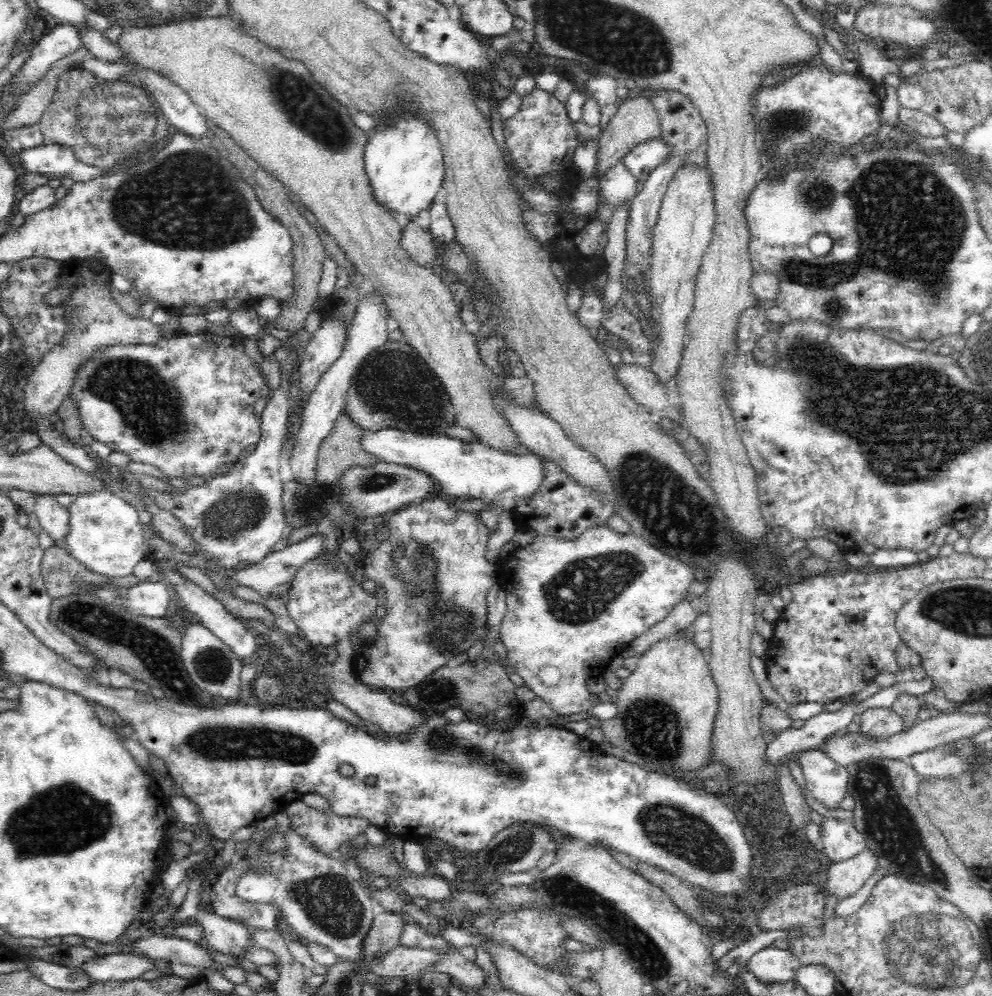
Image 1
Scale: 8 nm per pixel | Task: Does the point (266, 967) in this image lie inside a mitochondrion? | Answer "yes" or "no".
no

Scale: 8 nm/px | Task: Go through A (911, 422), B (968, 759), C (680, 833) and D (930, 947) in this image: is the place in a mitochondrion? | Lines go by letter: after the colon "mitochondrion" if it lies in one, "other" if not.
A: mitochondrion
B: mitochondrion
C: mitochondrion
D: mitochondrion

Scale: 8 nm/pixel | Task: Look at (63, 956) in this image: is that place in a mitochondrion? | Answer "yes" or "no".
yes

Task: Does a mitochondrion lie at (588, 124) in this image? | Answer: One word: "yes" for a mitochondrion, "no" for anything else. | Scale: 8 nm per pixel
no

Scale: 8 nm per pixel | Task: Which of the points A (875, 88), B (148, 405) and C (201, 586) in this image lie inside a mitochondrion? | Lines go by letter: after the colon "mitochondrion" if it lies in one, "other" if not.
A: other
B: mitochondrion
C: other

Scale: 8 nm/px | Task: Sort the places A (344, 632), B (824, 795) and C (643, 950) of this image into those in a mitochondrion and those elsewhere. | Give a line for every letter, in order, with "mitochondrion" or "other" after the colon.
A: other
B: other
C: mitochondrion

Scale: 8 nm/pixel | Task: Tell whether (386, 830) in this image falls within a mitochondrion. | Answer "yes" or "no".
no

